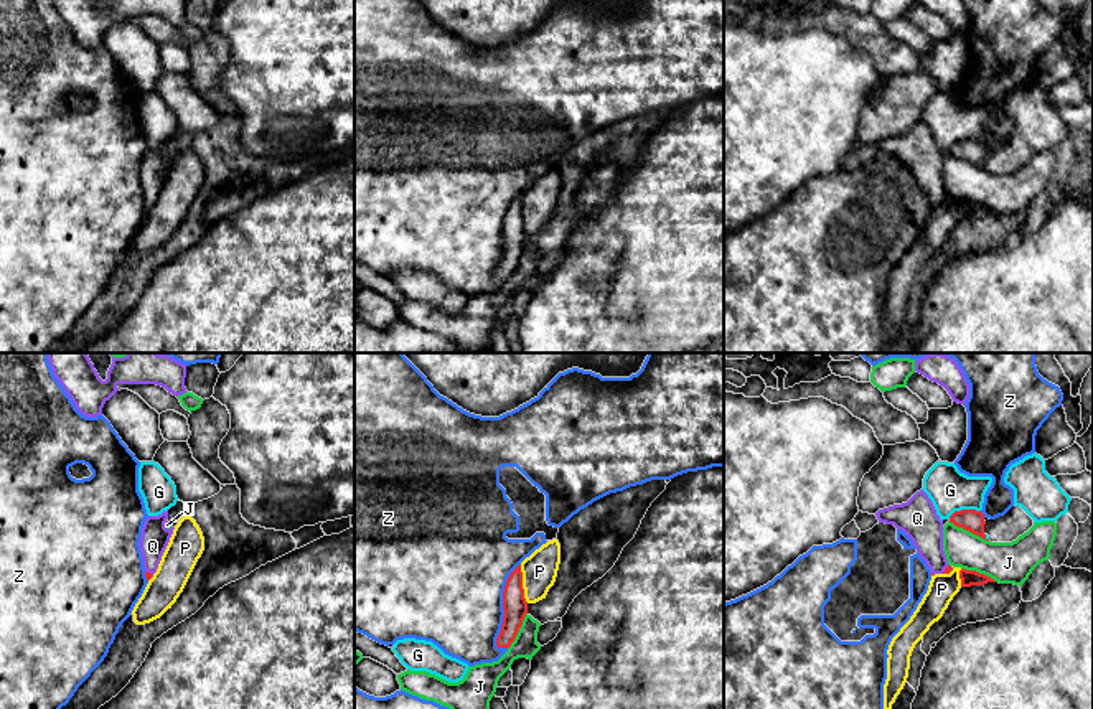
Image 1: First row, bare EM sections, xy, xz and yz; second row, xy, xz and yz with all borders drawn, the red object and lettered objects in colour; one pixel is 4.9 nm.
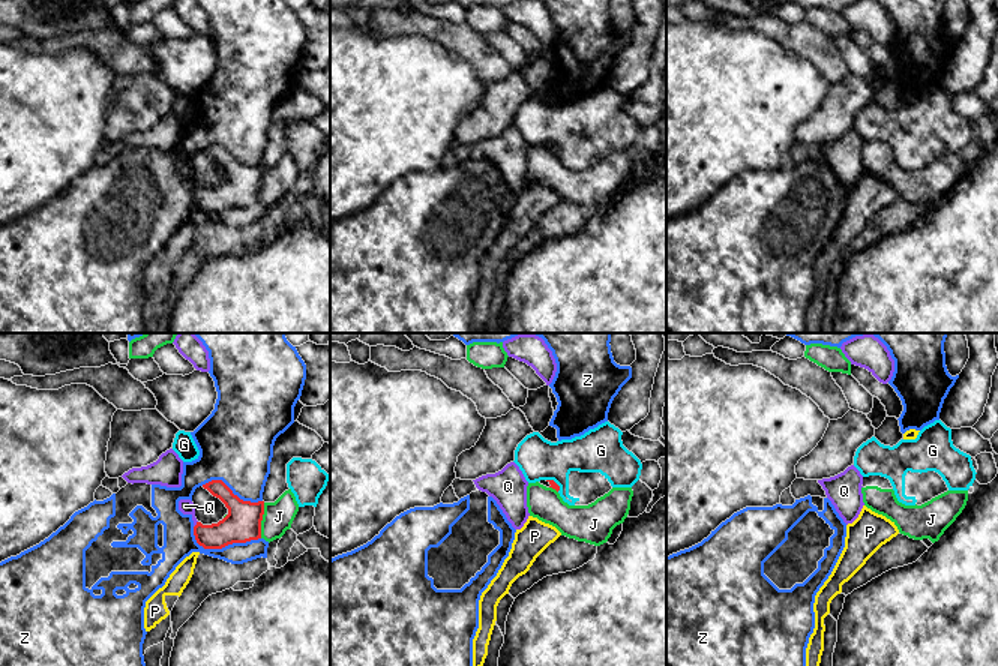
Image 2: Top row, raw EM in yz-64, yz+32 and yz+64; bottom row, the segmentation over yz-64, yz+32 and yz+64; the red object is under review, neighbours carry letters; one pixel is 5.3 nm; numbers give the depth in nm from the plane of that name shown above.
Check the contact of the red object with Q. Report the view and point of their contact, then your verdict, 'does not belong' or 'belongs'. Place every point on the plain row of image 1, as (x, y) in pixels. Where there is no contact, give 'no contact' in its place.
yz (945, 200) | belongs

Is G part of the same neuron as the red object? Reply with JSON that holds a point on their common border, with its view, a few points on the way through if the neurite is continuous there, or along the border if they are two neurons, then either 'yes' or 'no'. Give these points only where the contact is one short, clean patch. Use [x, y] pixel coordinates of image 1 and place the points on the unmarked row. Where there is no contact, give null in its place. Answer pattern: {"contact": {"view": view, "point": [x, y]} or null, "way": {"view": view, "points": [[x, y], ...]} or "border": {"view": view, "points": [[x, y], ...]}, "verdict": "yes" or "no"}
{"contact": {"view": "yz", "point": [963, 140]}, "verdict": "no"}

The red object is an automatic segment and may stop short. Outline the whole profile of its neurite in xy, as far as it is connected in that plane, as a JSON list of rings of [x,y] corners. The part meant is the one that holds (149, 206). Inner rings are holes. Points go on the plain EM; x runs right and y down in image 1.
[[[168,140],[158,147],[148,147],[142,158],[138,176],[143,190],[147,211],[150,211],[157,203],[162,186],[175,160],[173,157],[170,160],[165,158],[165,155],[168,153],[167,150]]]

